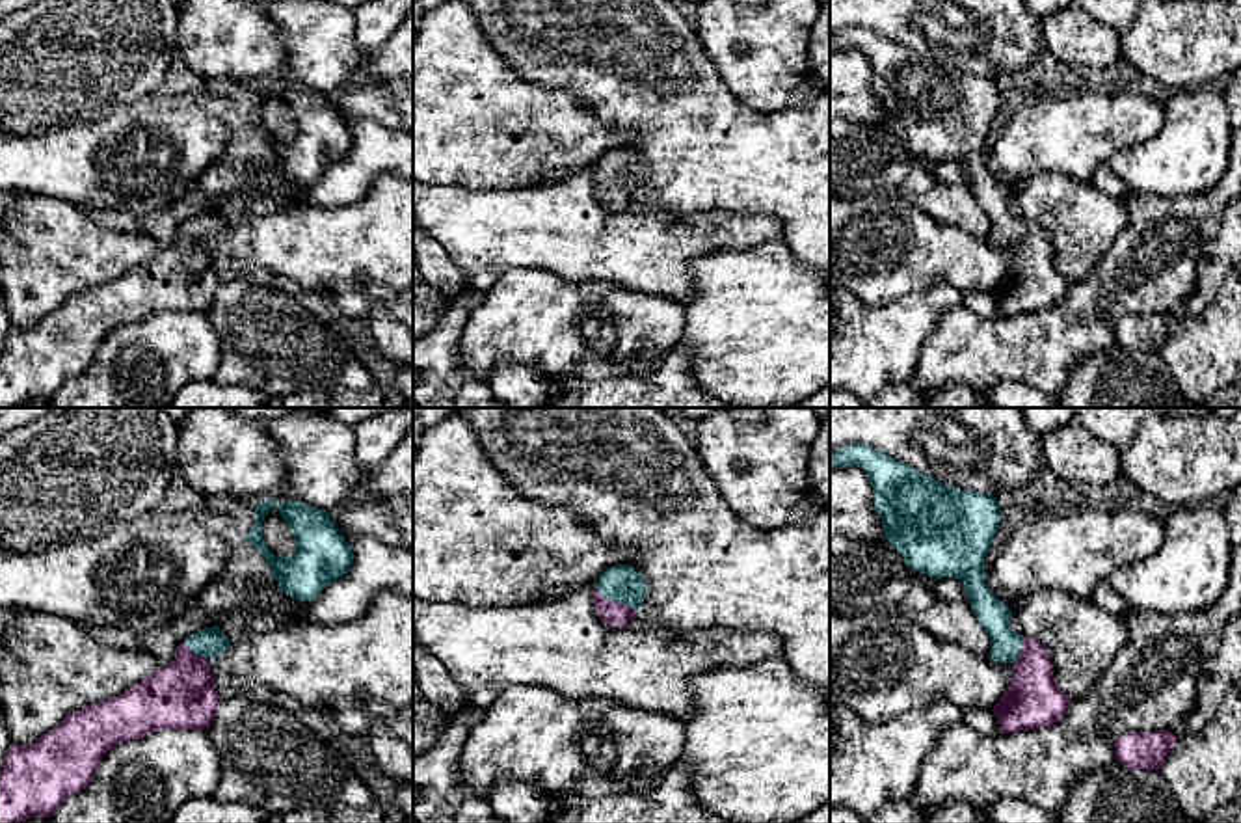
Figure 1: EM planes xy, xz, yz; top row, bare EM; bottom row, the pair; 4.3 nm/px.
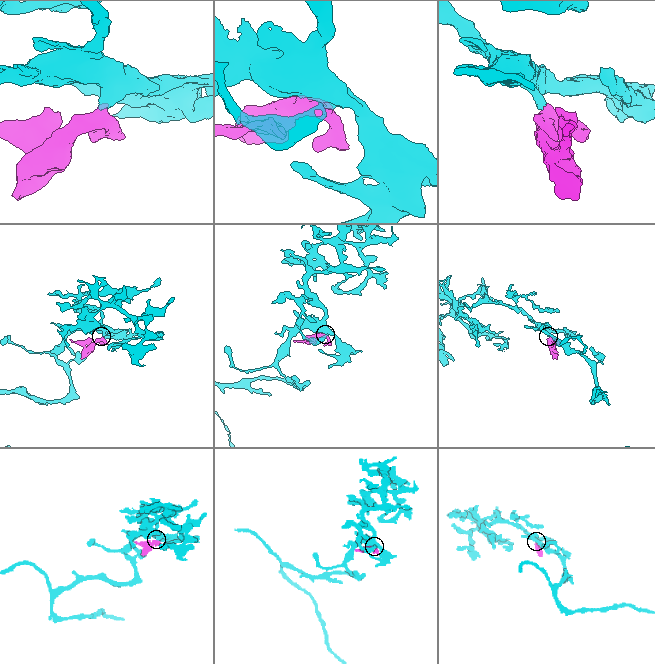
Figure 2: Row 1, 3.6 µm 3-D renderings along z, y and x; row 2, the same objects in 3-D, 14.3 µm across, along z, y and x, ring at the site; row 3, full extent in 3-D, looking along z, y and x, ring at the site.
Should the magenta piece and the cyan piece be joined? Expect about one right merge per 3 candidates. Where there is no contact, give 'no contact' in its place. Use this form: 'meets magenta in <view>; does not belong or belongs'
meets magenta in xz; belongs

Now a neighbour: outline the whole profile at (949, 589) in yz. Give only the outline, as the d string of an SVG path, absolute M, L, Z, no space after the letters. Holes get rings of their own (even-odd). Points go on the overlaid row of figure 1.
M919 572L915 573L938 598L945 601L969 601L967 590L964 588L960 579L954 577L936 579L927 573L919 573Z

